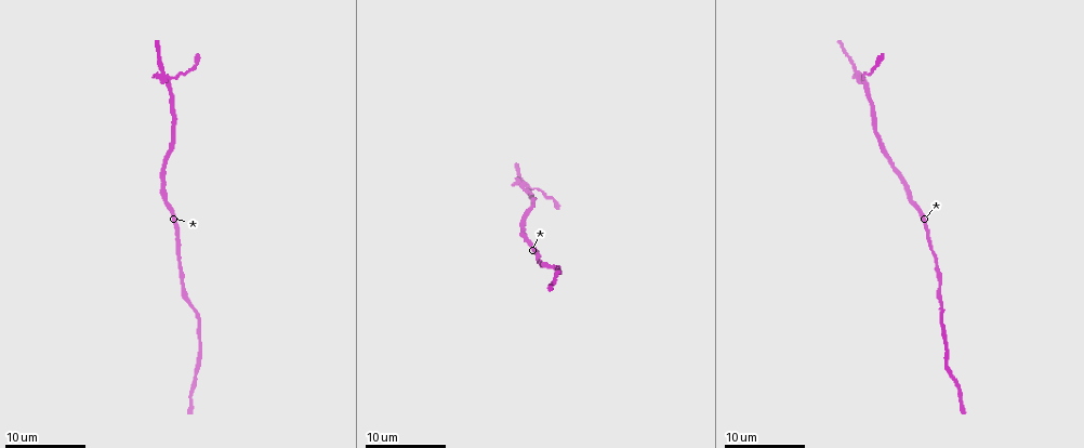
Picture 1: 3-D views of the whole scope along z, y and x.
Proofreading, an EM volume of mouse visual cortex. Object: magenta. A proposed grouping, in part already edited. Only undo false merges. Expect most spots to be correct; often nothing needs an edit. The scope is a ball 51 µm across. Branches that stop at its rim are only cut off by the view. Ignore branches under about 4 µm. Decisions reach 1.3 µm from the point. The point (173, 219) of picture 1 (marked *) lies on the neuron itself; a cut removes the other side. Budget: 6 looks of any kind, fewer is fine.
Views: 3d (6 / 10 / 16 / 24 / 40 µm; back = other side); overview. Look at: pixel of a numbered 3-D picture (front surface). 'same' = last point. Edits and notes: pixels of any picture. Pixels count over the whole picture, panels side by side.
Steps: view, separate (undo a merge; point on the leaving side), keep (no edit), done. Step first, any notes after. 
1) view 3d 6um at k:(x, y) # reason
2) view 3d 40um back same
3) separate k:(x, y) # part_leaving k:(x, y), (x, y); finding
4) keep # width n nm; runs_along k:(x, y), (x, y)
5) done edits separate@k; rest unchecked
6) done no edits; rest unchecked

view 3d 6um at 1:(199, 347) # calibre changes

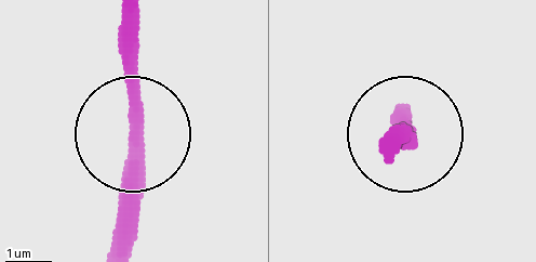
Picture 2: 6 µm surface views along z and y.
view 3d 6um back at 2:(137, 139)

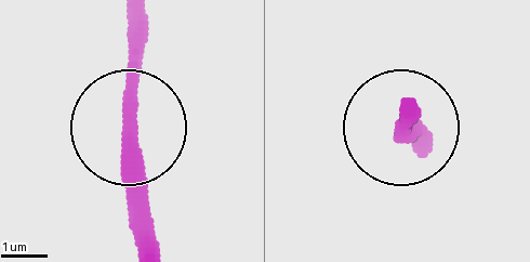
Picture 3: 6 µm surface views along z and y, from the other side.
keep # width 320 nm; runs_along 3:(144, 13), (132, 243); continuous, no second neuron

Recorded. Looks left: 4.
view 3d 10um at 1:(547, 265) # thick turns thin

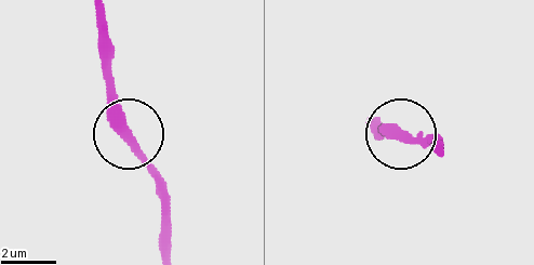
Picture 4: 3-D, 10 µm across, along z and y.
keep # runs_along 4:(105, 16), (115, 121), (165, 189); continuous, no second neuron

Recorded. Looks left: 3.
view 3d 6um at 1:(169, 77) # a fork

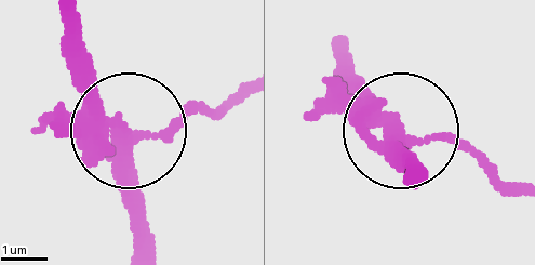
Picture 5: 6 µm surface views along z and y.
view 3d 6um back at 5:(131, 137)

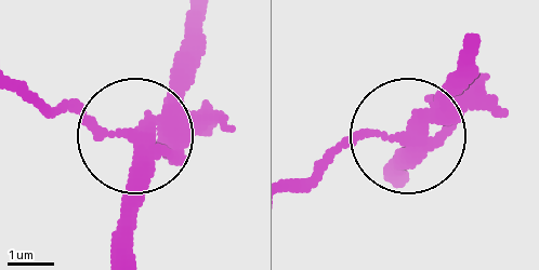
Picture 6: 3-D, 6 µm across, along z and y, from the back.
separate 6:(94, 140) # width 270 nm; two neurons meet here

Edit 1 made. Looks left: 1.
done edits separate@6; rest unchecked

